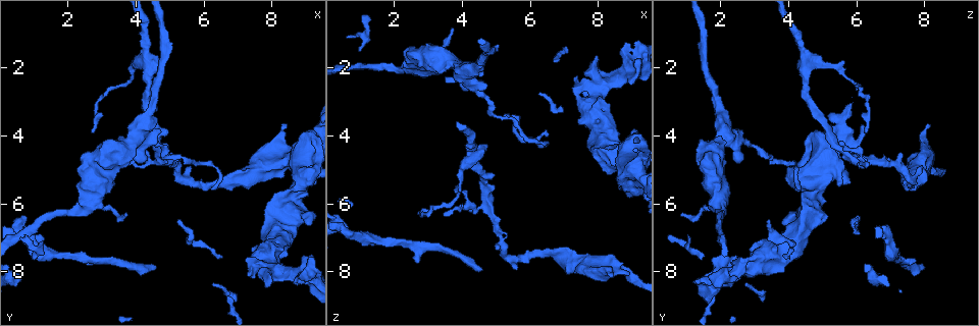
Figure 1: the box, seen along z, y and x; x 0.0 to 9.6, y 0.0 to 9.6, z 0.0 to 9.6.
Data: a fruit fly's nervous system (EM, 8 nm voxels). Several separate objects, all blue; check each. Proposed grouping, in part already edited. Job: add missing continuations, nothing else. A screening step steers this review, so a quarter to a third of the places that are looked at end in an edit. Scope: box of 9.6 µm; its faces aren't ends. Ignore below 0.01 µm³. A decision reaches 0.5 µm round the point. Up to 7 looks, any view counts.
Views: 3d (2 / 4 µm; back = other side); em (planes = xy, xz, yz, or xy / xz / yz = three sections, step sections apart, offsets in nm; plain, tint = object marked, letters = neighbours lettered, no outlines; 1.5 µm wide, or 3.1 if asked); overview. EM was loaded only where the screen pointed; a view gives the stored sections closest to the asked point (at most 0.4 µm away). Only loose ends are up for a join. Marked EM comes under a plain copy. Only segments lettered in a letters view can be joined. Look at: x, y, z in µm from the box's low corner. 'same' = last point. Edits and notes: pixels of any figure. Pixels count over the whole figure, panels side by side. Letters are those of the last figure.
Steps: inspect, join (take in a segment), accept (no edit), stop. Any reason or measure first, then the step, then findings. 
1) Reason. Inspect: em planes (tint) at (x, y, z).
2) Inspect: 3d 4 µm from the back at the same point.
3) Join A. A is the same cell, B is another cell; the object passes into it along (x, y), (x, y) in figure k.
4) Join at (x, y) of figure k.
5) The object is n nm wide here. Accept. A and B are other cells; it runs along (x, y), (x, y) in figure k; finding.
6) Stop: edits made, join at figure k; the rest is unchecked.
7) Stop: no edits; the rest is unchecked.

Long arm stops here. Inspect: 3d 4 µm at (6.25, 5.60, 4.30).

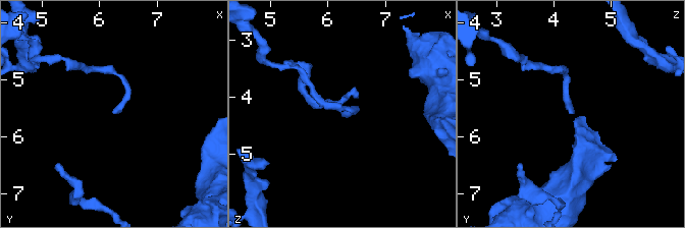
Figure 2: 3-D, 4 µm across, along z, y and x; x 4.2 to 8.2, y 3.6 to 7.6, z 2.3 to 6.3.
Inspect: em planes (letters) at (6.25, 5.60, 4.25).

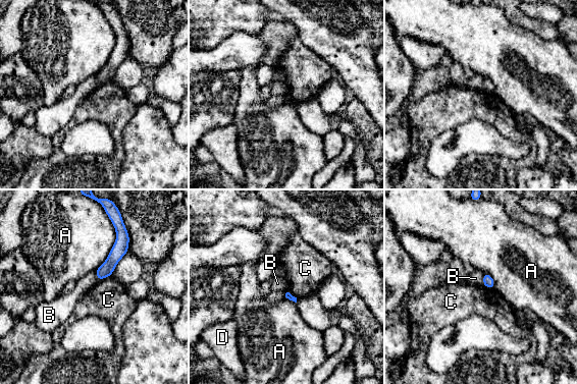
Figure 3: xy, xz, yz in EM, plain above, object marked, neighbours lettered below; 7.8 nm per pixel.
Accept. A, B, C and D are other cells; it runs along (118, 233), (119, 249), (100, 276) in figure 3; none of them fits.

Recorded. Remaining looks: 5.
An open end. Inspect: 3d 4 µm at (4.70, 3.80, 2.60).

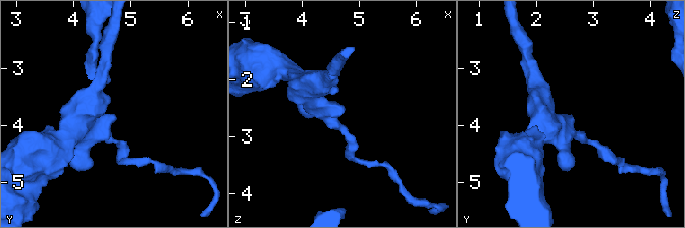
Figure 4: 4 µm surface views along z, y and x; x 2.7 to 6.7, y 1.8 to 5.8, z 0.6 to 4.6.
Now the EM. Inspect: em xy step 8 (tint) at (4.70, 3.80, 2.55).

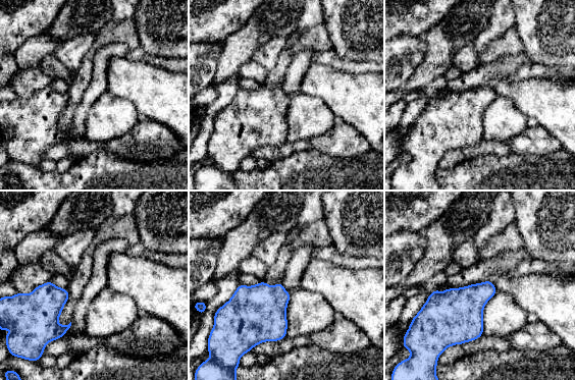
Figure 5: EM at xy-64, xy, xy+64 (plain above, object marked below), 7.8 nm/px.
Cut it another way. Inspect: em planes (letters) at the same point.

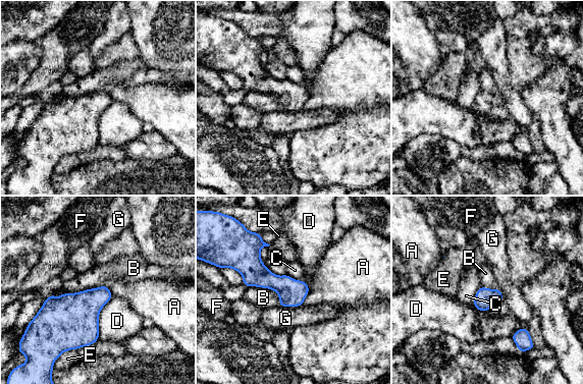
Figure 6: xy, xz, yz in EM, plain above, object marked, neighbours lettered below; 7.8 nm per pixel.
The object is 170 nm wide here. Accept. A, B, C, D, E, F and G are other cells; no lettered segment goes on from it.

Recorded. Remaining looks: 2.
Free end. Inspect: 3d 2 µm at (8.00, 8.15, 1.75).

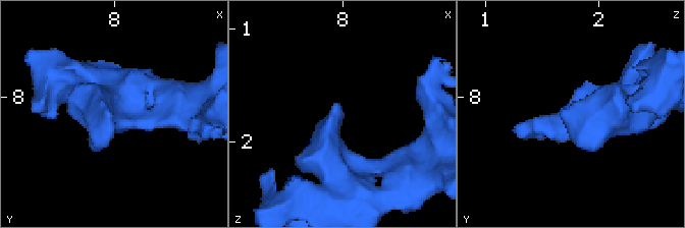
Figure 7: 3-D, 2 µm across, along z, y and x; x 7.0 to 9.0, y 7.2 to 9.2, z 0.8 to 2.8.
Shape alone is not enough. Inspect: em yz step 8 (letters) at (7.98, 8.14, 1.70).

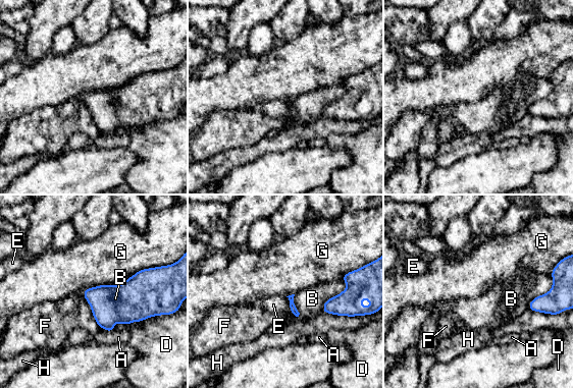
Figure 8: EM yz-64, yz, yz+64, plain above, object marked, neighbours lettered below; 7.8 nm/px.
Accept. A, B, D, E, F, G and H are other cells; a border runs along (155, 266), (83, 292) in figure 8; no lettered segment goes on from it.

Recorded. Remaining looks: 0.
Stop: no edits; the rest is unchecked.

